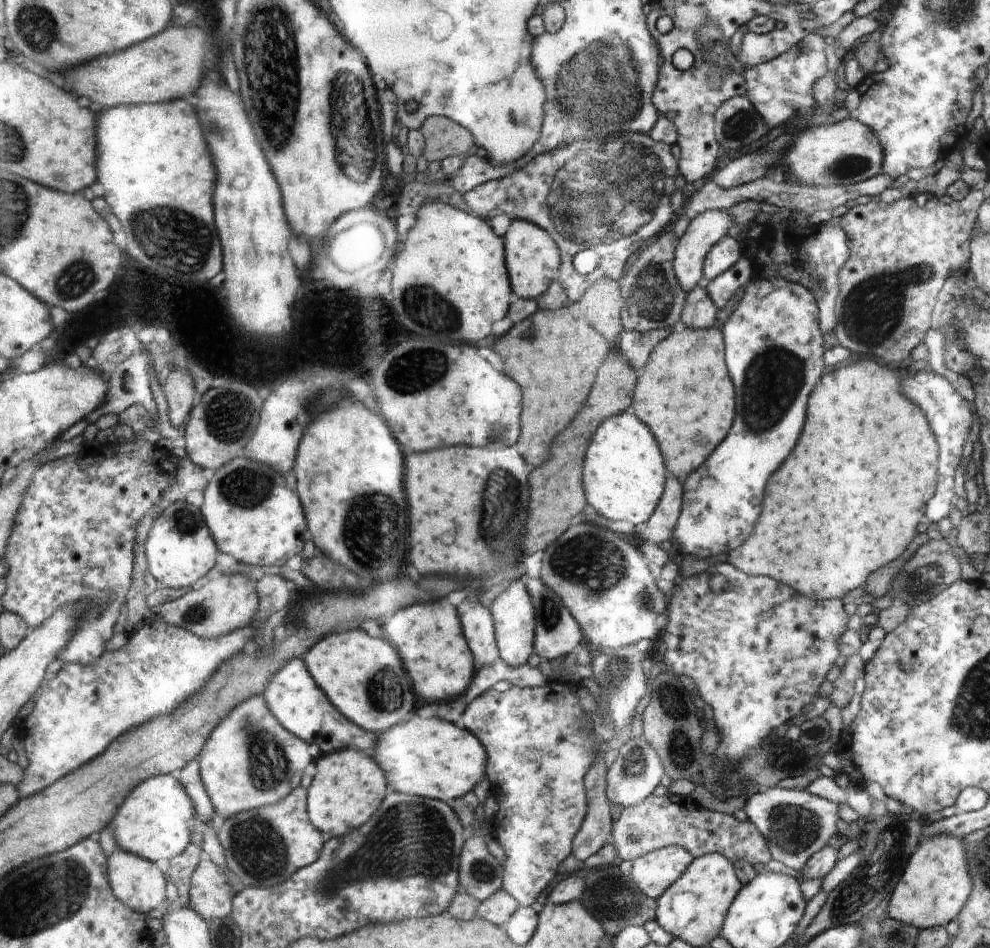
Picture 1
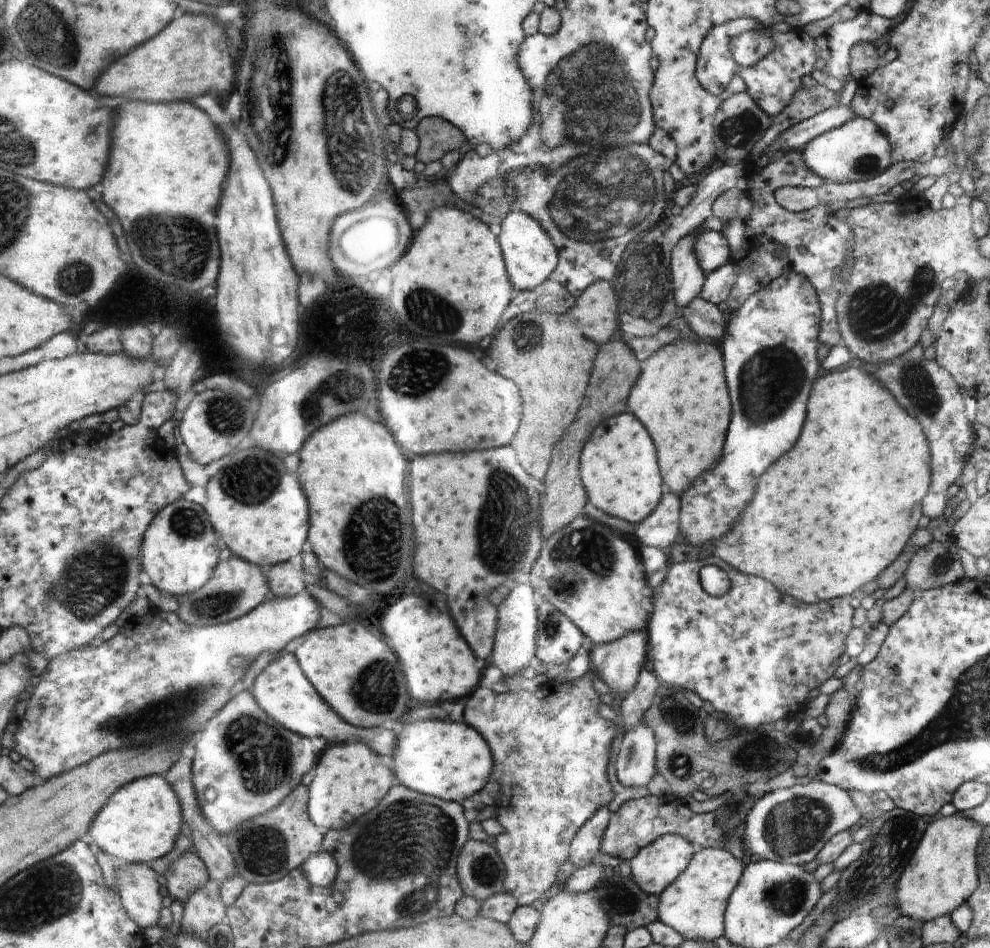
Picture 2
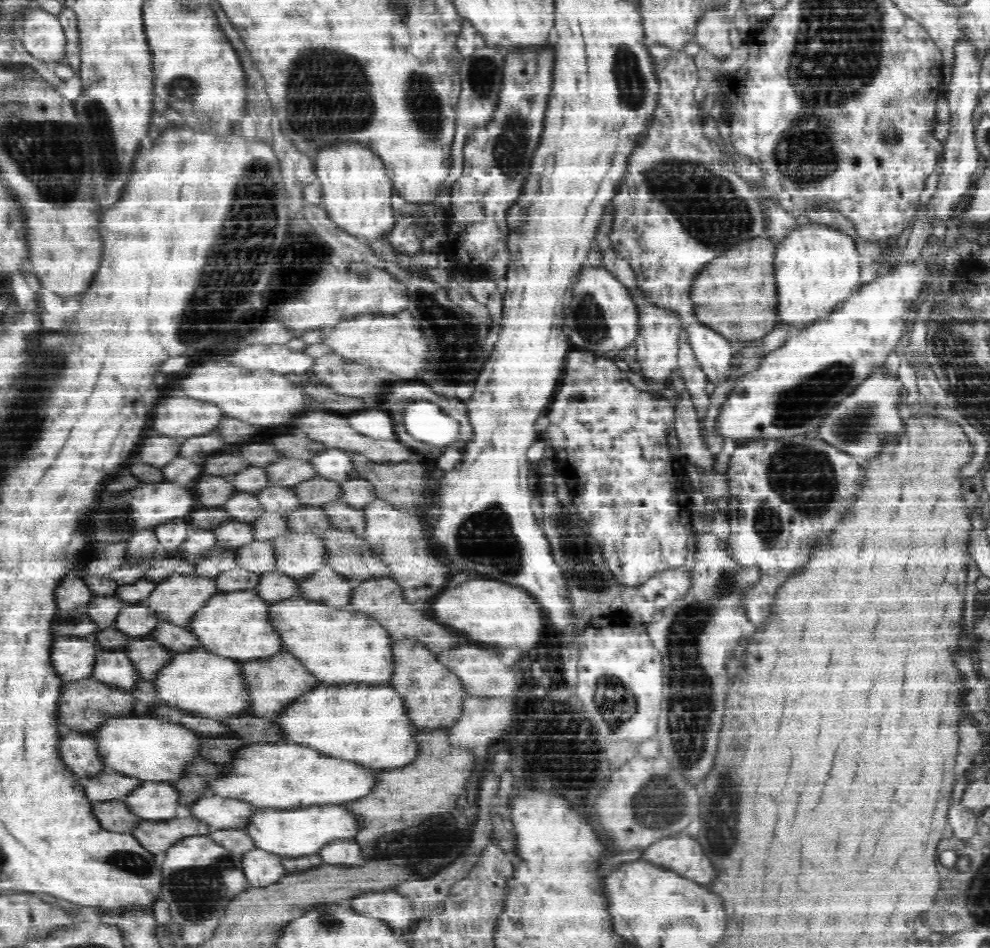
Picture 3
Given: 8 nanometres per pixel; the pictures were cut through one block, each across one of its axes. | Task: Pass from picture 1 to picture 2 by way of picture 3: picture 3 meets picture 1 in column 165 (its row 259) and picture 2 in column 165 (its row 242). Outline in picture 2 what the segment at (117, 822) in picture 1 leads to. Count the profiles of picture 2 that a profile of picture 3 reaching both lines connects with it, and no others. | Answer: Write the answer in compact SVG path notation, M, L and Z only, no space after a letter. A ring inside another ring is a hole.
M150 775L126 785L112 798L94 823L95 844L124 863L151 864L177 848L185 820L183 802L163 775Z

